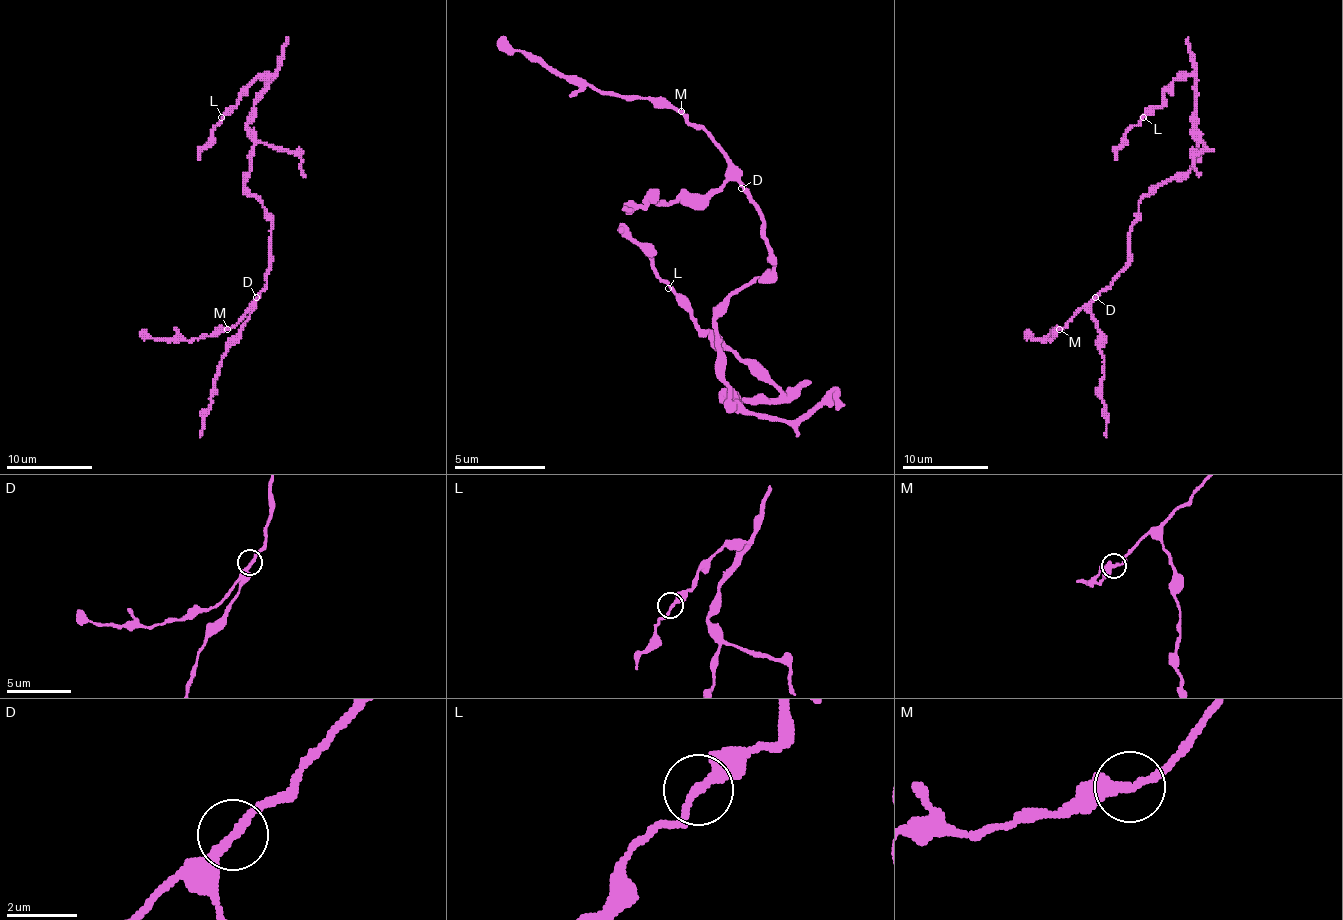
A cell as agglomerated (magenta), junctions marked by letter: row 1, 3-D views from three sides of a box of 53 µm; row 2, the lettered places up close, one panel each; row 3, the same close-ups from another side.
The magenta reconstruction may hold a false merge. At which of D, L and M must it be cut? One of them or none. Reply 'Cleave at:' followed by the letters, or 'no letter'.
Cleave at: no letter

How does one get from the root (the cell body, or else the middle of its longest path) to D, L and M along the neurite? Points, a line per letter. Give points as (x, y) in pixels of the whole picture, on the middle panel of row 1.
D: (723, 306), (746, 283), (764, 279), (773, 269), (773, 251), (764, 238), (759, 206), (741, 188)
L: (723, 306), (718, 374), (736, 401), (723, 401), (768, 401), (777, 388), (727, 351), (668, 288)
M: (723, 306), (746, 283), (773, 269), (773, 251), (741, 169), (682, 110)

